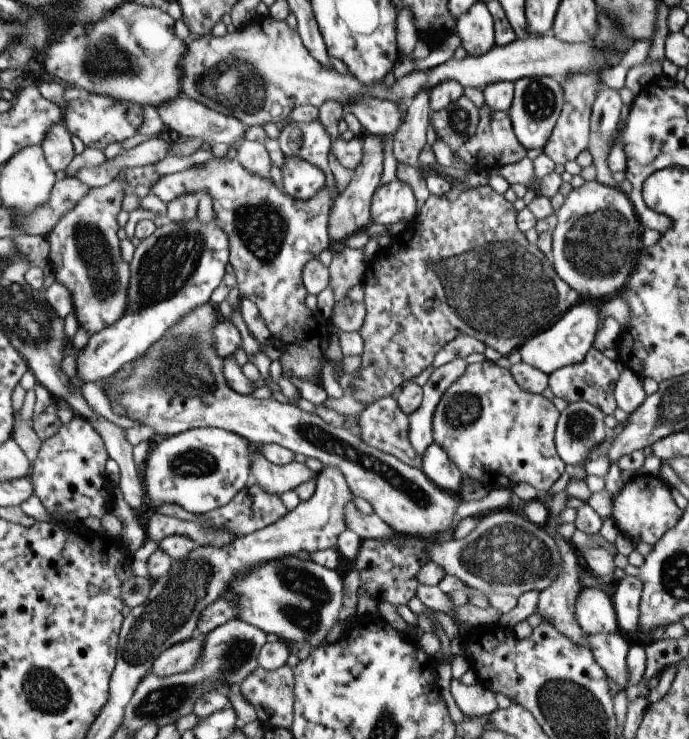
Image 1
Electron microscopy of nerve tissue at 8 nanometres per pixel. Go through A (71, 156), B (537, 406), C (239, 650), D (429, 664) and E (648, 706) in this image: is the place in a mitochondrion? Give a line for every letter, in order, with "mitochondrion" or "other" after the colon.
A: other
B: other
C: mitochondrion
D: other
E: other

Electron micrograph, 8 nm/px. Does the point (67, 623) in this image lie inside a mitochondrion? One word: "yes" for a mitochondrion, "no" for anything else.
no

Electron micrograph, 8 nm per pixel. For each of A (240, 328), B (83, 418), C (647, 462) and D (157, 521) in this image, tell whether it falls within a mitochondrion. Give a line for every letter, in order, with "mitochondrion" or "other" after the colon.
A: other
B: other
C: other
D: other

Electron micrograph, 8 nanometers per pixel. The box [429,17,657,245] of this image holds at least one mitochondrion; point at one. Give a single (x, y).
(539, 99)

